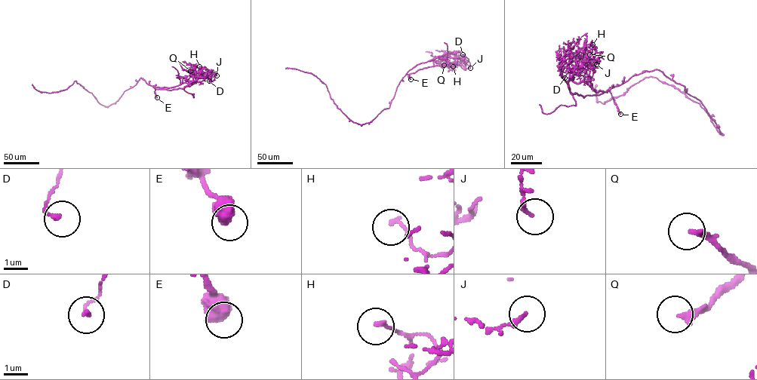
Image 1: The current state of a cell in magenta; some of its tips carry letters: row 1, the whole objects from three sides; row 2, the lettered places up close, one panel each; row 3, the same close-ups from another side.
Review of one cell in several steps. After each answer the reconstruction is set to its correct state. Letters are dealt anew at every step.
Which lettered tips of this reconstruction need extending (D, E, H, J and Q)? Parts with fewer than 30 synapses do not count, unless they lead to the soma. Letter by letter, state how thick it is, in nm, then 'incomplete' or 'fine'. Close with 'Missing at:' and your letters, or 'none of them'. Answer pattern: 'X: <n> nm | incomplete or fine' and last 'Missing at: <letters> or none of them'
D: 170 nm | fine
E: 700 nm | fine
H: 160 nm | fine
J: 200 nm | fine
Q: 240 nm | fine
Missing at: none of them

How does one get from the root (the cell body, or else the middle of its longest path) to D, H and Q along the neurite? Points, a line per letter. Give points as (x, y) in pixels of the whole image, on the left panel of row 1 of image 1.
D: (126, 90), (140, 78), (155, 88), (168, 90), (183, 88), (192, 81), (207, 78), (209, 81)
H: (126, 90), (133, 87), (140, 78), (156, 89), (183, 88), (202, 75), (199, 66)
Q: (126, 90), (133, 87), (140, 78), (156, 89), (183, 88), (192, 81), (195, 65), (190, 71)

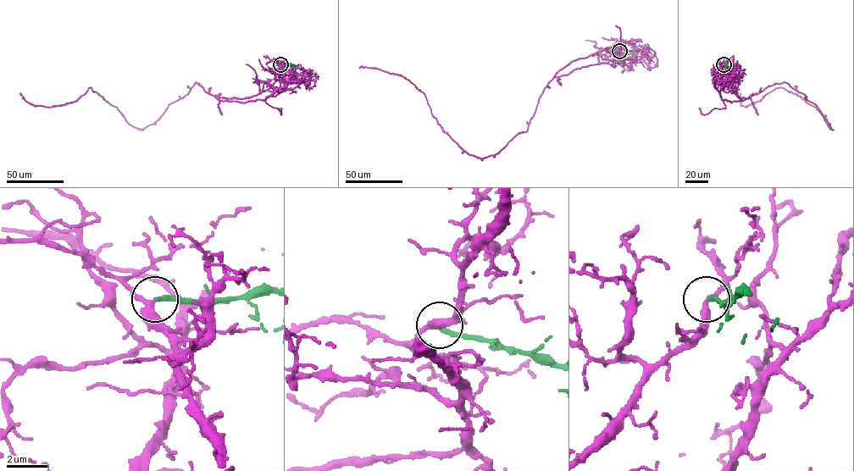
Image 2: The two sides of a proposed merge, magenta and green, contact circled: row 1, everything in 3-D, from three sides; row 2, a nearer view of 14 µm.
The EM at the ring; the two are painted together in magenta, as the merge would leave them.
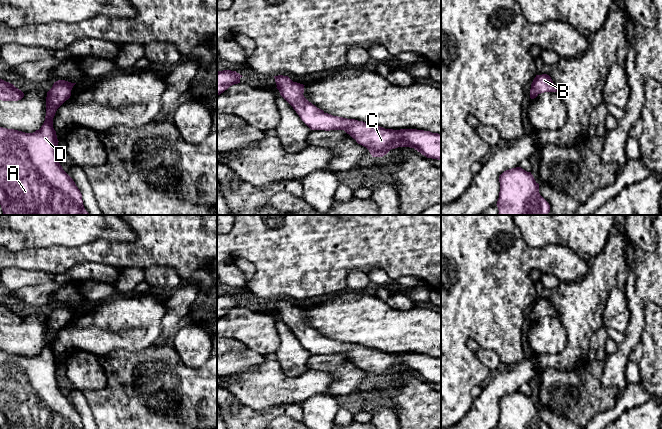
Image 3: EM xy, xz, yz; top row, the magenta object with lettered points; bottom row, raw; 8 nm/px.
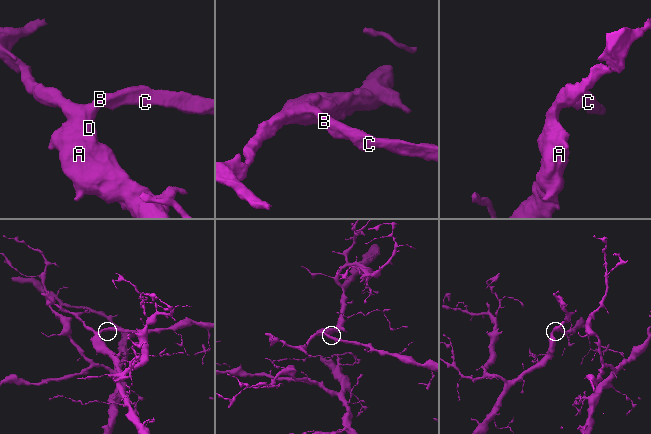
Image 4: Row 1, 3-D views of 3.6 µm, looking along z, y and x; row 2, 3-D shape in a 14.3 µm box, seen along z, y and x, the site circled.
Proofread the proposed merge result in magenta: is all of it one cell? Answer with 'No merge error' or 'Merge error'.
No merge error

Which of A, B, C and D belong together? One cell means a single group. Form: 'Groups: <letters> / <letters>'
Groups: A B C D

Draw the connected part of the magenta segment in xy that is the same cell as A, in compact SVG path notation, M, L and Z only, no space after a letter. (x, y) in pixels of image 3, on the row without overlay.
M54 306L47 316L45 345L39 354L25 357L0 351L0 429L83 429L80 414L59 387L59 365L53 352L56 335L70 322L75 308Z

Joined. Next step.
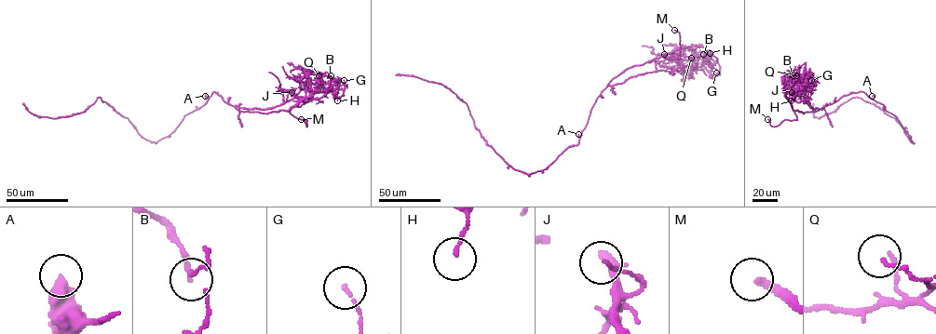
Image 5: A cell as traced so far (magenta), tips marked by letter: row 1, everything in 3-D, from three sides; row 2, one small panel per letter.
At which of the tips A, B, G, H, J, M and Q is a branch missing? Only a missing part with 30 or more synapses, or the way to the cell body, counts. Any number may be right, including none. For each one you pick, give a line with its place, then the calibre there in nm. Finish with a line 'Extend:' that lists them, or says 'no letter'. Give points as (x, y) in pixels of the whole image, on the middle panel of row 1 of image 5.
M: Place: (674, 30). Thickness 280 nm
Extend: M

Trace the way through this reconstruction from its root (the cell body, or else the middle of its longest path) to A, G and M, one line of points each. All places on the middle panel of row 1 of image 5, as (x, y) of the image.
A: (561, 154), (569, 146), (577, 144), (580, 136), (578, 134)
G: (561, 154), (577, 144), (596, 99), (626, 69), (674, 53), (702, 56), (710, 63), (710, 74), (716, 73)
M: (561, 154), (578, 143), (591, 106), (612, 79), (662, 56), (680, 57), (679, 33), (674, 30)

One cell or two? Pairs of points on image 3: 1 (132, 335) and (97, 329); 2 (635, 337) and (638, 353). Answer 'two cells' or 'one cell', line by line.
1: one cell
2: two cells

